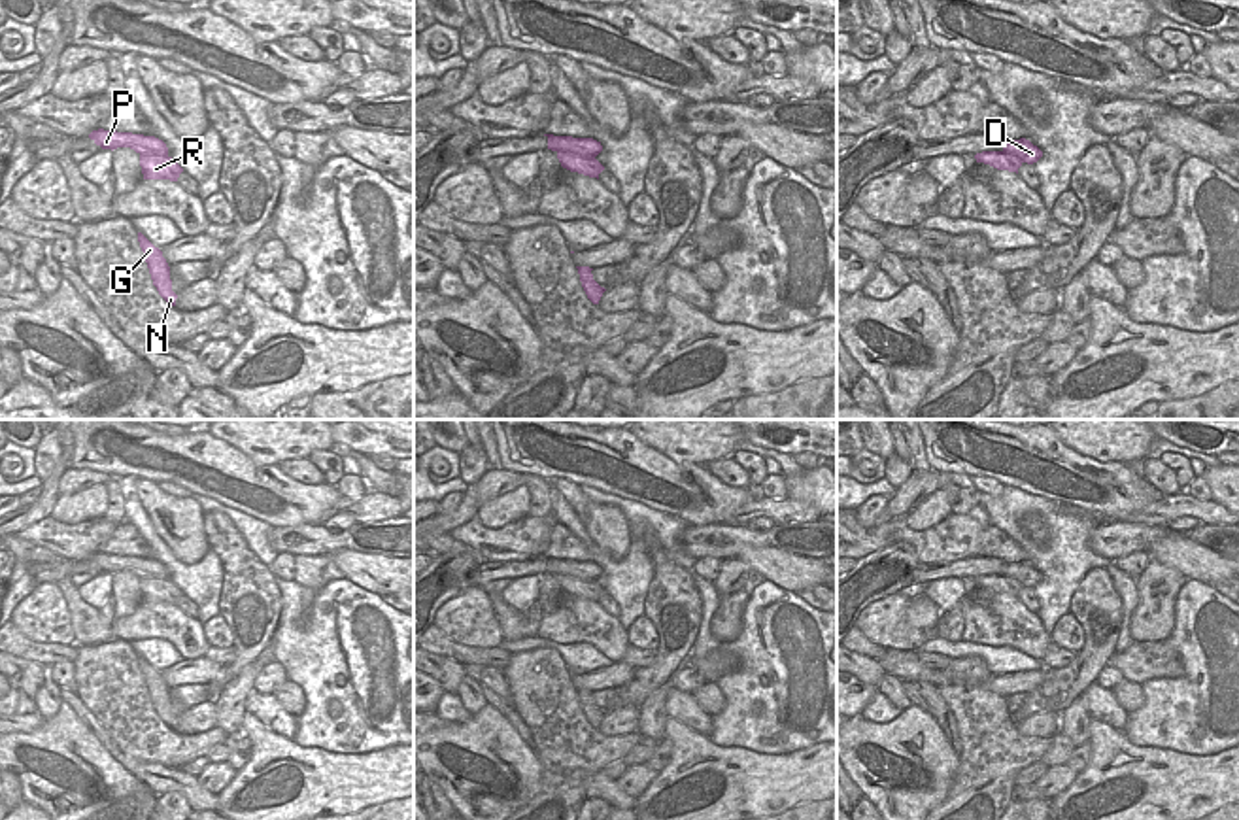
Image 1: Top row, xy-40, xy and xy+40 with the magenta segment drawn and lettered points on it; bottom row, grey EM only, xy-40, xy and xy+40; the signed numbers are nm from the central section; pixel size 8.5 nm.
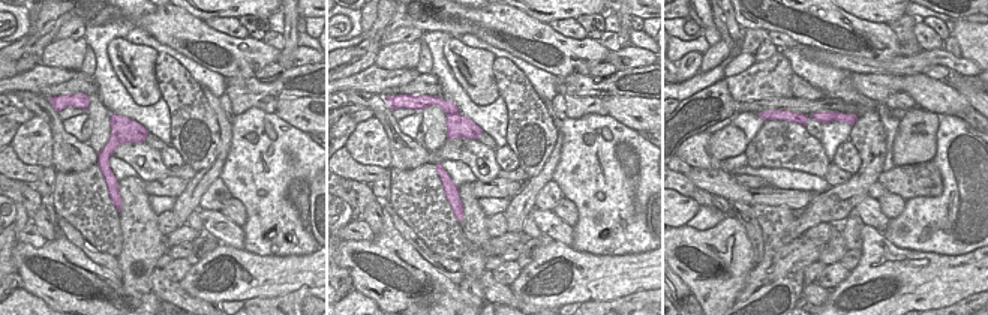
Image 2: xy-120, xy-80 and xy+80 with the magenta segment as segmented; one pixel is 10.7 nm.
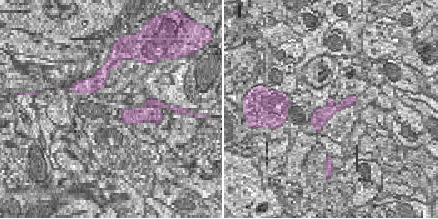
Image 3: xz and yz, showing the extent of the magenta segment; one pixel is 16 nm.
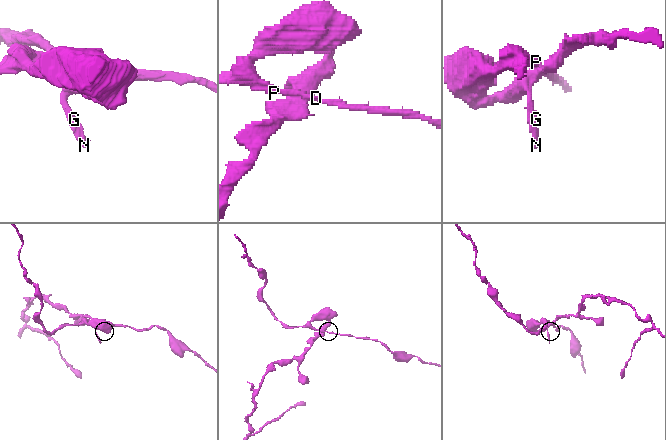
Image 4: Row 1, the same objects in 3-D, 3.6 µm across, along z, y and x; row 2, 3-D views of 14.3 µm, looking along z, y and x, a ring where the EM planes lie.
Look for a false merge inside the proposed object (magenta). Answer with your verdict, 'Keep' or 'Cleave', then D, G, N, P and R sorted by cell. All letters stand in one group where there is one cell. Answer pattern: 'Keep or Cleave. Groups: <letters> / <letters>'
Cleave. Groups: D P / G N R

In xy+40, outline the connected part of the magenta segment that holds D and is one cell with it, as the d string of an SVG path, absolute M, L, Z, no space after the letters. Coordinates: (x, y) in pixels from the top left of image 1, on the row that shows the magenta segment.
M1026 138L1007 140L1003 151L1020 157L1022 162L1027 164L1033 164L1043 157L1043 151Z

